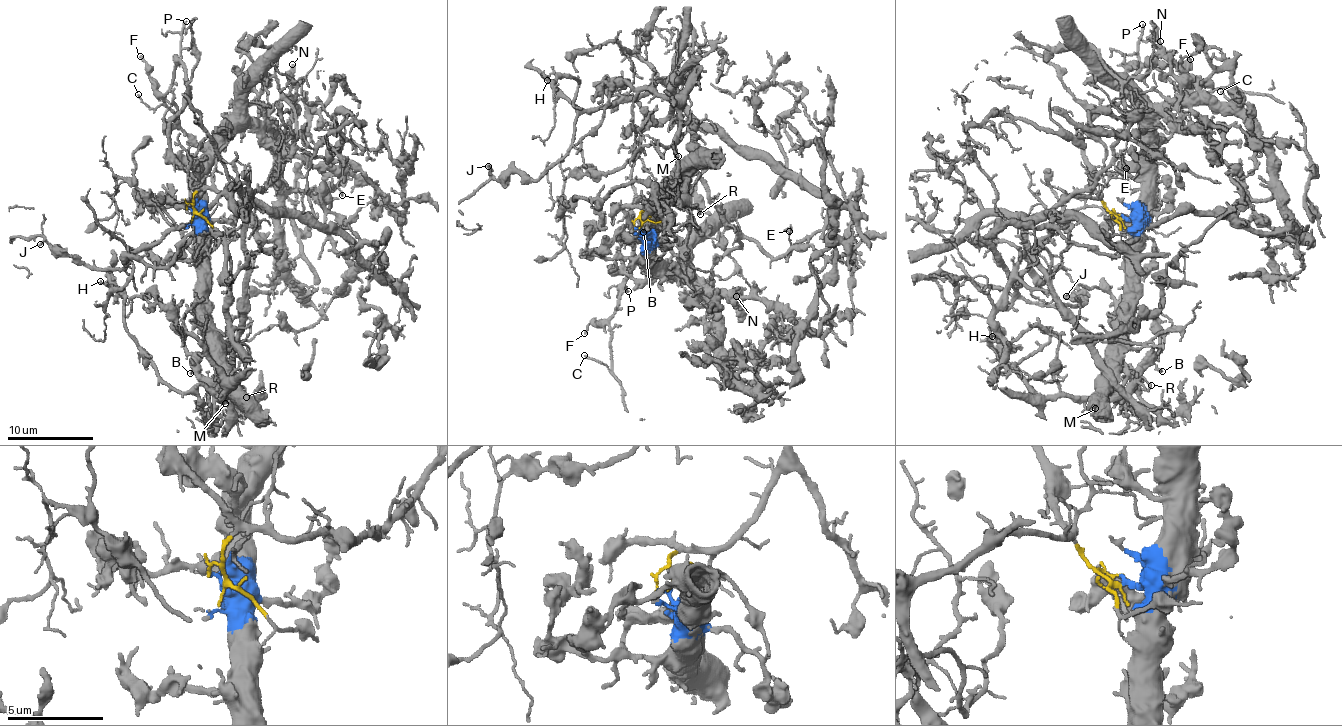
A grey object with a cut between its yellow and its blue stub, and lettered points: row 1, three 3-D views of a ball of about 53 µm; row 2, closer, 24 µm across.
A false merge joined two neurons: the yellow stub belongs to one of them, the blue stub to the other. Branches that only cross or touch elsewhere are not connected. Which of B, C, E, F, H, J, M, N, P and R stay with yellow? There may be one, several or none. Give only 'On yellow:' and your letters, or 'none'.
On yellow: C, E, F, H, J, P

